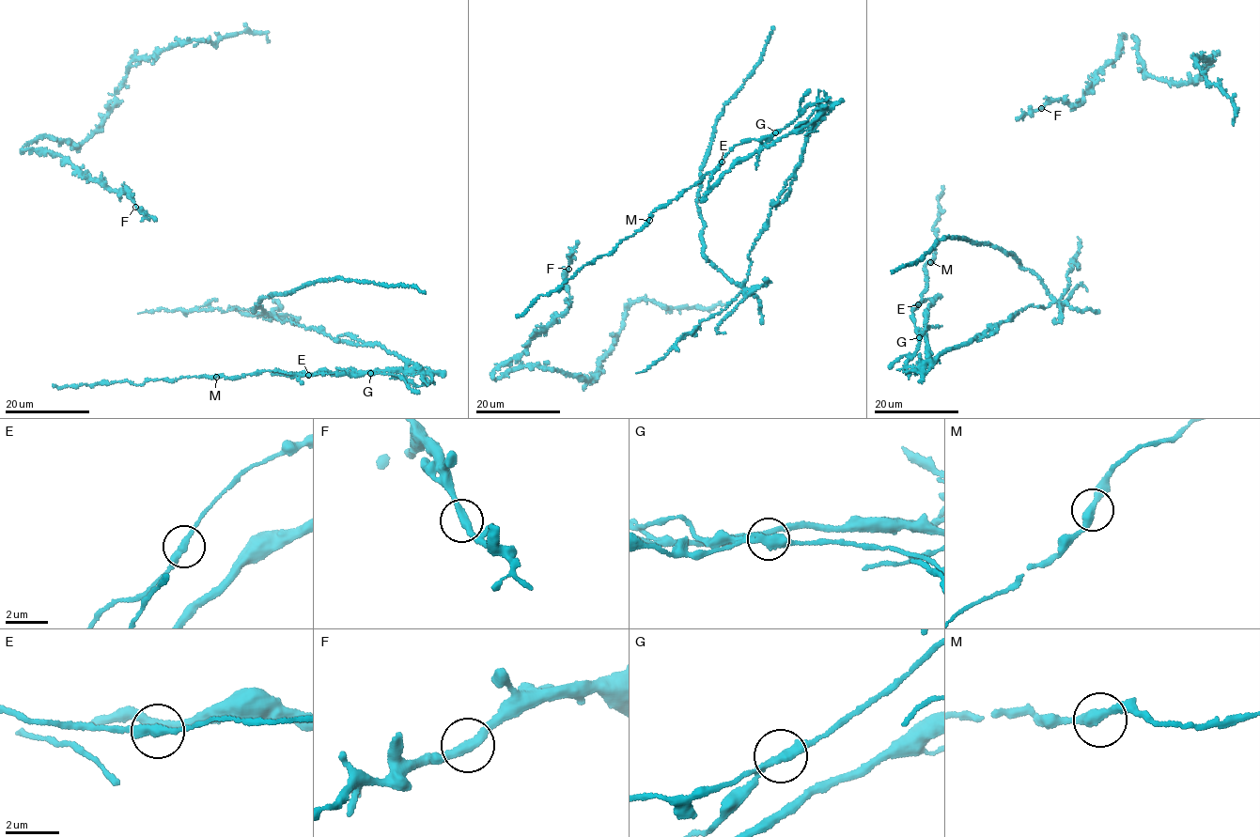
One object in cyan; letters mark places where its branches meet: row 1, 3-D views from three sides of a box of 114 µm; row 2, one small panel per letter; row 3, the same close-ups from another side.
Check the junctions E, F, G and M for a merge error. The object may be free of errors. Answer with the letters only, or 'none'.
G

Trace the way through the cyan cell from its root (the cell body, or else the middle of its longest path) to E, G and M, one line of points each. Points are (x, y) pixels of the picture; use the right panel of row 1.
E: (1011, 252), (1042, 281), (1048, 306), (1026, 307), (937, 362), (915, 329), (917, 304)
G: (1011, 252), (1042, 281), (1052, 301), (1048, 306), (1026, 307), (942, 351), (937, 362), (925, 333), (919, 337)
M: (1011, 252), (1052, 302), (1026, 307), (937, 362), (911, 310), (930, 262)

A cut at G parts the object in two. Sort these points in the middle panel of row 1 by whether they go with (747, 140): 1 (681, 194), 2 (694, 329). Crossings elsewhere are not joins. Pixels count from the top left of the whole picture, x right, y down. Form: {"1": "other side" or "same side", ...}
{"1": "same side", "2": "other side"}

